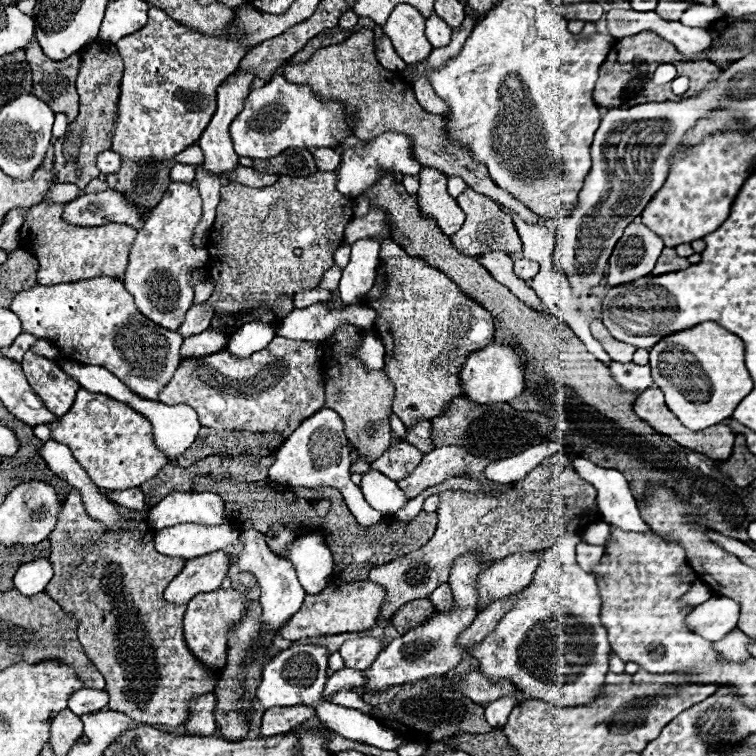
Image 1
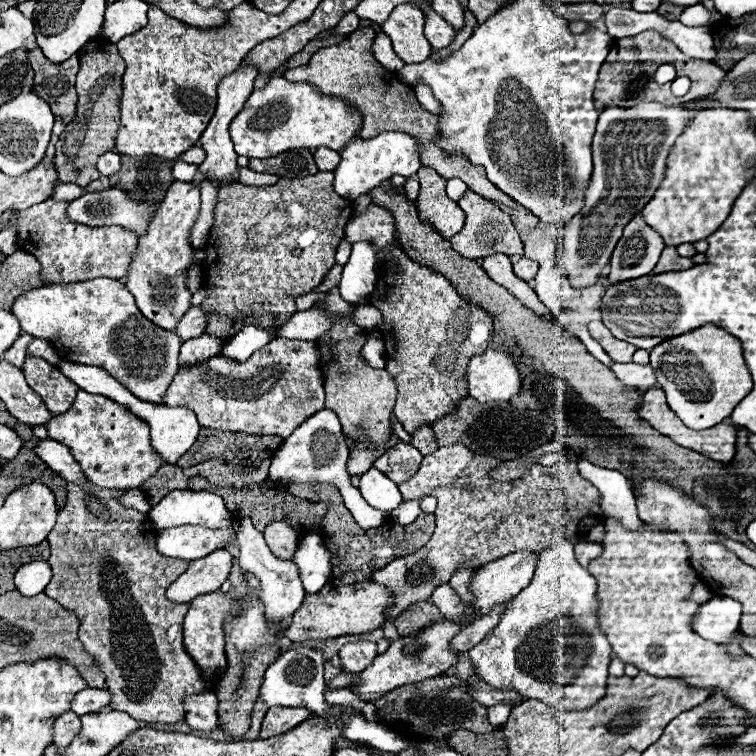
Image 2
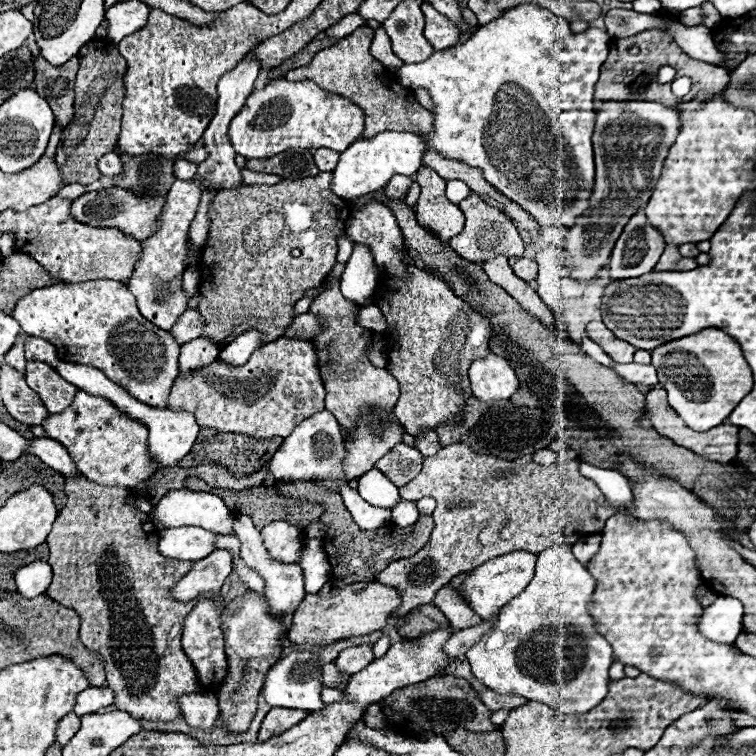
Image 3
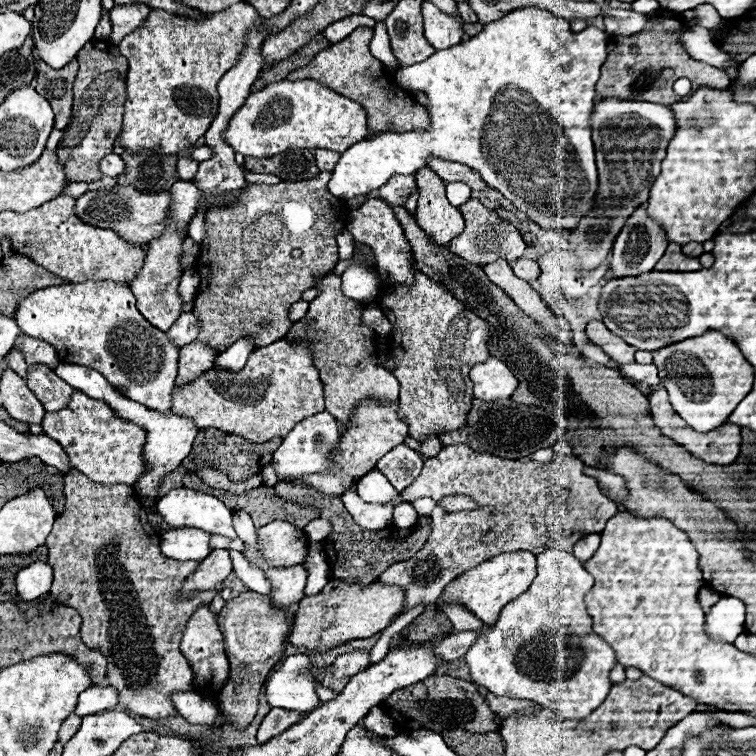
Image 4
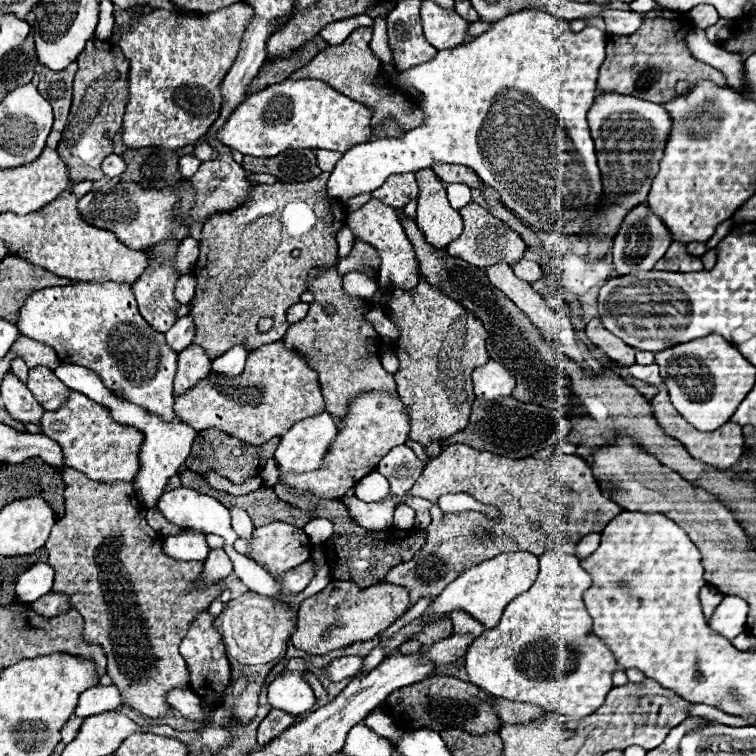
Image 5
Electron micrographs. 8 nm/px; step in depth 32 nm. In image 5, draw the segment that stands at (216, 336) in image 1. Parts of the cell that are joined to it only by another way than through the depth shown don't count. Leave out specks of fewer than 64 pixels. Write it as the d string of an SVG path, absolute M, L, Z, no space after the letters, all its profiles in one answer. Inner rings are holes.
M188 346L178 354L178 368L174 378L174 396L186 394L196 382L206 378L210 372L210 358L200 346Z

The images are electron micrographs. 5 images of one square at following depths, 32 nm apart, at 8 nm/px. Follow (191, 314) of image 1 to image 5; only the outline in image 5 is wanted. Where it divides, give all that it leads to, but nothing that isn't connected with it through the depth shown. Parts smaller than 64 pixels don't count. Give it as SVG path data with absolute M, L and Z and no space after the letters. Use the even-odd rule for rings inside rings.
M184 316L184 318L176 320L172 330L168 330L164 336L166 336L168 346L172 346L172 350L176 350L180 354L186 346L192 344L192 338L194 338L194 322L192 322L192 318Z

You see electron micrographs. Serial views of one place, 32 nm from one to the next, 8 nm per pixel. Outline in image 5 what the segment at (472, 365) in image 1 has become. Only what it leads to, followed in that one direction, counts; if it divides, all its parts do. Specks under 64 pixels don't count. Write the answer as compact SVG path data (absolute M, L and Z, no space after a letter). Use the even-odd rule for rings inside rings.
M488 360L484 366L478 366L472 372L472 380L474 394L480 400L496 400L510 396L516 386L516 380L496 360Z

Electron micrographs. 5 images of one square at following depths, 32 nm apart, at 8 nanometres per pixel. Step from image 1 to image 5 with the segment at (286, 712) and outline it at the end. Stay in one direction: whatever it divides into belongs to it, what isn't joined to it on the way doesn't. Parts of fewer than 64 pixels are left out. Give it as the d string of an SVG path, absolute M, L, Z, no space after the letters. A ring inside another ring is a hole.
M270 710L270 714L260 722L258 744L268 744L268 742L274 740L276 736L280 736L288 726L292 726L294 720L296 720L296 716L284 714L284 712L280 712L280 710Z

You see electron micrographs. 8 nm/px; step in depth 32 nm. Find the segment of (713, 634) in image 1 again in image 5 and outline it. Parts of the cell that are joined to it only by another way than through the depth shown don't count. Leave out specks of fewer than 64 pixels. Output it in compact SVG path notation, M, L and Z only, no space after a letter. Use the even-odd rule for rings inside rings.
M724 596L720 606L714 610L710 626L712 630L716 630L716 634L722 634L726 640L732 640L746 630L746 616L748 604L742 598Z

